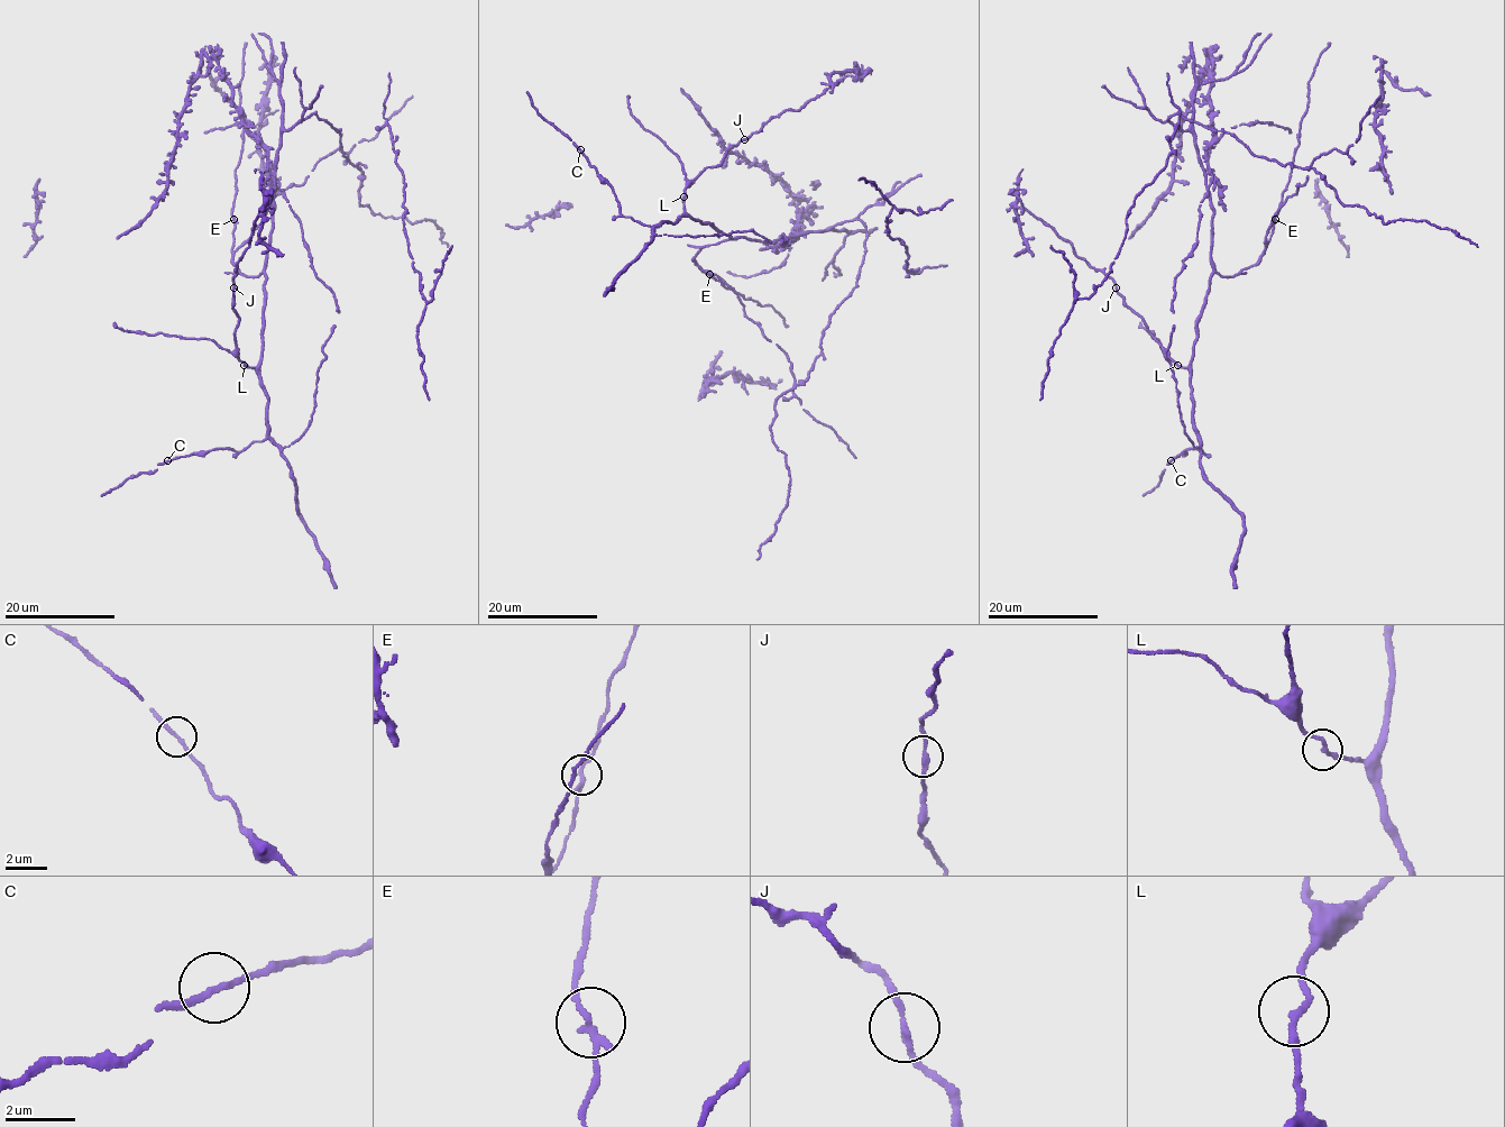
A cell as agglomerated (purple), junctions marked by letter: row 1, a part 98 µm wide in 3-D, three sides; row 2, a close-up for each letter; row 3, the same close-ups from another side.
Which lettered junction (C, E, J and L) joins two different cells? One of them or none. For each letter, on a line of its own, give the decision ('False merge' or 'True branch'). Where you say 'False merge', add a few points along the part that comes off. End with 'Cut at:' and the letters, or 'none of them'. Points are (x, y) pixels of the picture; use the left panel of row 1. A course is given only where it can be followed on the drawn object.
C: True branch
E: True branch
J: True branch
L: True branch
Cut at: none of them

